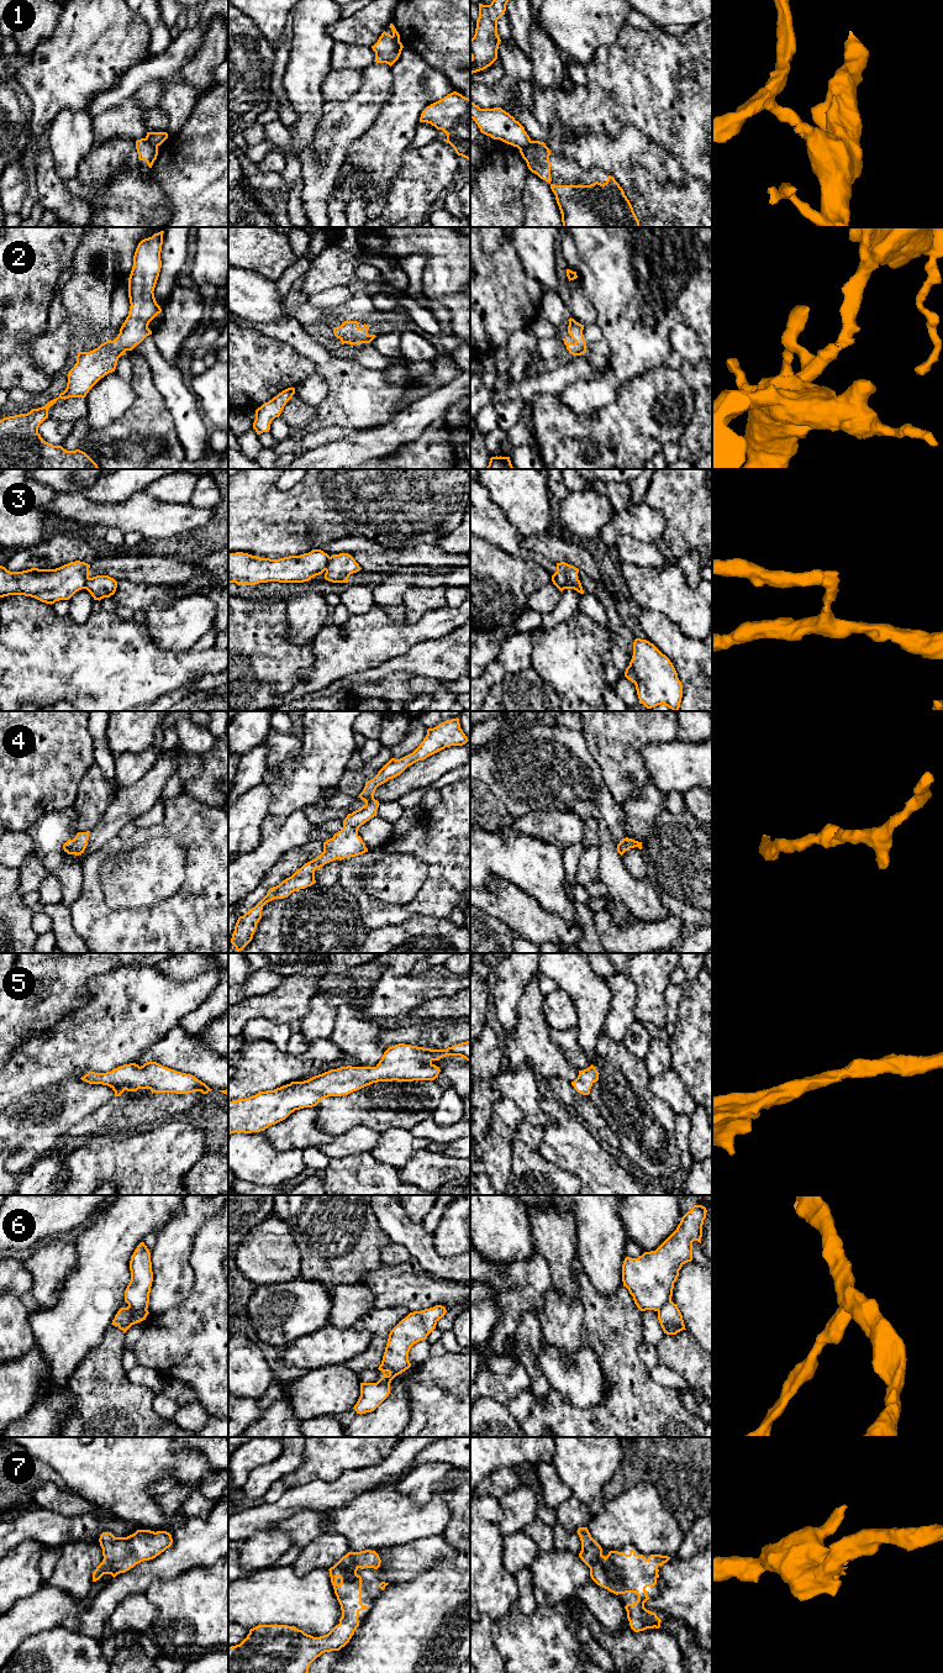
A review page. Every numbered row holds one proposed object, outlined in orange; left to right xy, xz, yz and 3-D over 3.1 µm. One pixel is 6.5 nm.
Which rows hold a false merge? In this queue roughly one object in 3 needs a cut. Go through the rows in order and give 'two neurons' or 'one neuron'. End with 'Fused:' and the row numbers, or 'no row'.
1: two neurons
2: one neuron
3: two neurons
4: one neuron
5: one neuron
6: two neurons
7: one neuron
Fused: 1, 3, 6

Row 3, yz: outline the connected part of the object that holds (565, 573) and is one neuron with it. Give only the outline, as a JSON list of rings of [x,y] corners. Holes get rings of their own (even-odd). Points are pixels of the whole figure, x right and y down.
[[[565,562],[557,563],[557,572],[552,575],[553,584],[563,591],[565,584],[576,580],[579,569]]]

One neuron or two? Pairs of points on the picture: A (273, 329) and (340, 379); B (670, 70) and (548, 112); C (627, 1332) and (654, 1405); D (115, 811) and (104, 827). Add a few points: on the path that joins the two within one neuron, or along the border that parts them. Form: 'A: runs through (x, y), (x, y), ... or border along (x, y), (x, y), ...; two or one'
A: runs through (290, 331), (324, 362); one
B: runs through (639, 82), (630, 83), (606, 104), (579, 106); one
C: runs through (627, 1351), (627, 1376), (636, 1387); one
D: runs through (115, 815), (108, 824); one

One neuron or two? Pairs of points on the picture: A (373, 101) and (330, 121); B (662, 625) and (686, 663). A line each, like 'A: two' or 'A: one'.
A: one
B: one

